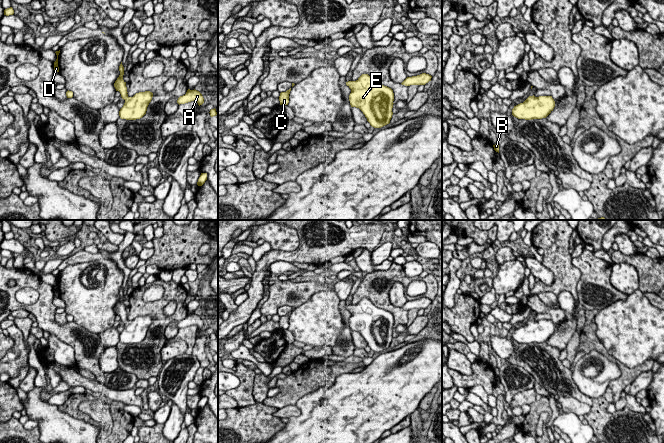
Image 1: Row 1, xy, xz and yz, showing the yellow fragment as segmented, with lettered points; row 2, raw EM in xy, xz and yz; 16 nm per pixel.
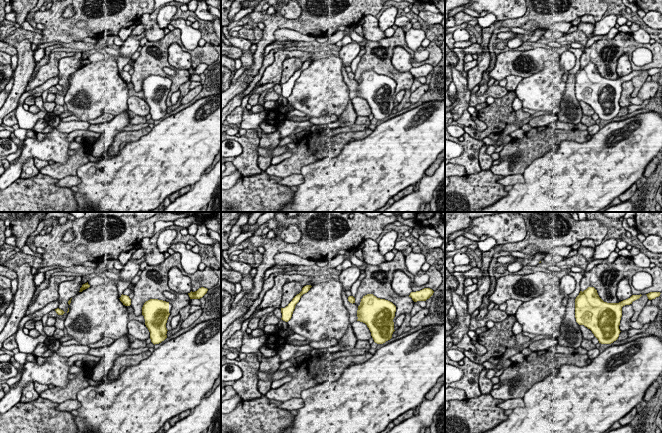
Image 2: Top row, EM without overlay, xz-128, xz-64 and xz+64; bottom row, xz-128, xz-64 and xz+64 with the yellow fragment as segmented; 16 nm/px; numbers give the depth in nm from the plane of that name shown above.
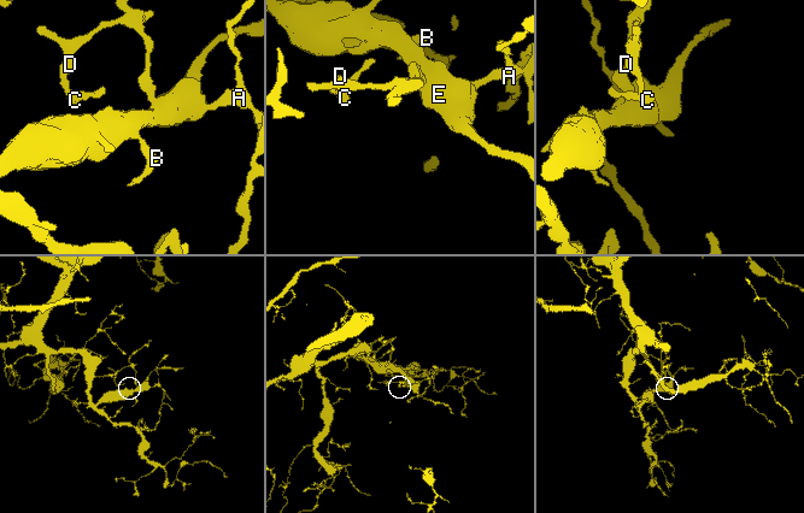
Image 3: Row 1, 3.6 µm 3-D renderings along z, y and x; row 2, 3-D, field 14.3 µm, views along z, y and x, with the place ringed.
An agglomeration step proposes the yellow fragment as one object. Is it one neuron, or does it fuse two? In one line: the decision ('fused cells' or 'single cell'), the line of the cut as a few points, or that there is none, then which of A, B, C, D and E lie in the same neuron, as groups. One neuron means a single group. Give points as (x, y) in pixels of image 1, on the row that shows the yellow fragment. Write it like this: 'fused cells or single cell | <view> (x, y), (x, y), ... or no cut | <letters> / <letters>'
single cell | no cut | A B C D E

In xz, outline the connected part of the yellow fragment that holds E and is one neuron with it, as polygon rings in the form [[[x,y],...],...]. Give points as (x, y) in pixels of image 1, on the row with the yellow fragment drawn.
[[[362,74],[356,81],[348,81],[351,89],[351,107],[359,108],[370,125],[381,128],[390,123],[393,112],[394,93],[387,86],[378,84],[368,74]]]

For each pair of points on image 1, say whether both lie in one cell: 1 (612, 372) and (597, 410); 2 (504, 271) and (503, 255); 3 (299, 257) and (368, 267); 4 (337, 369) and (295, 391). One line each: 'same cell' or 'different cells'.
1: different cells
2: different cells
3: different cells
4: same cell

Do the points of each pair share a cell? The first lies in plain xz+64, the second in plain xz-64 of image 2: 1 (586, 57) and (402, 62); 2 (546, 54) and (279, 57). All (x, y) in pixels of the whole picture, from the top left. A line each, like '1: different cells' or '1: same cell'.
1: different cells
2: same cell

